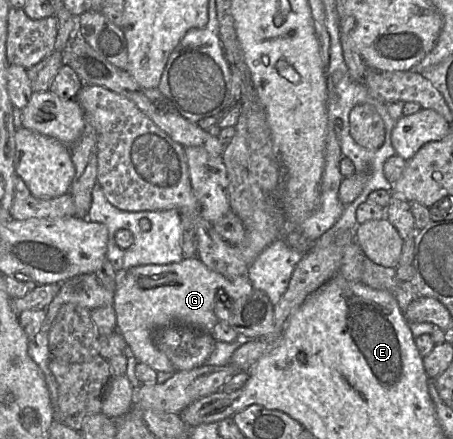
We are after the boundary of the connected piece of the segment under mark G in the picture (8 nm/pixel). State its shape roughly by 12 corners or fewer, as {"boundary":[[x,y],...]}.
{"boundary":[[198,257],[134,266],[114,293],[116,329],[138,361],[175,372],[162,327],[205,332],[250,295]]}

